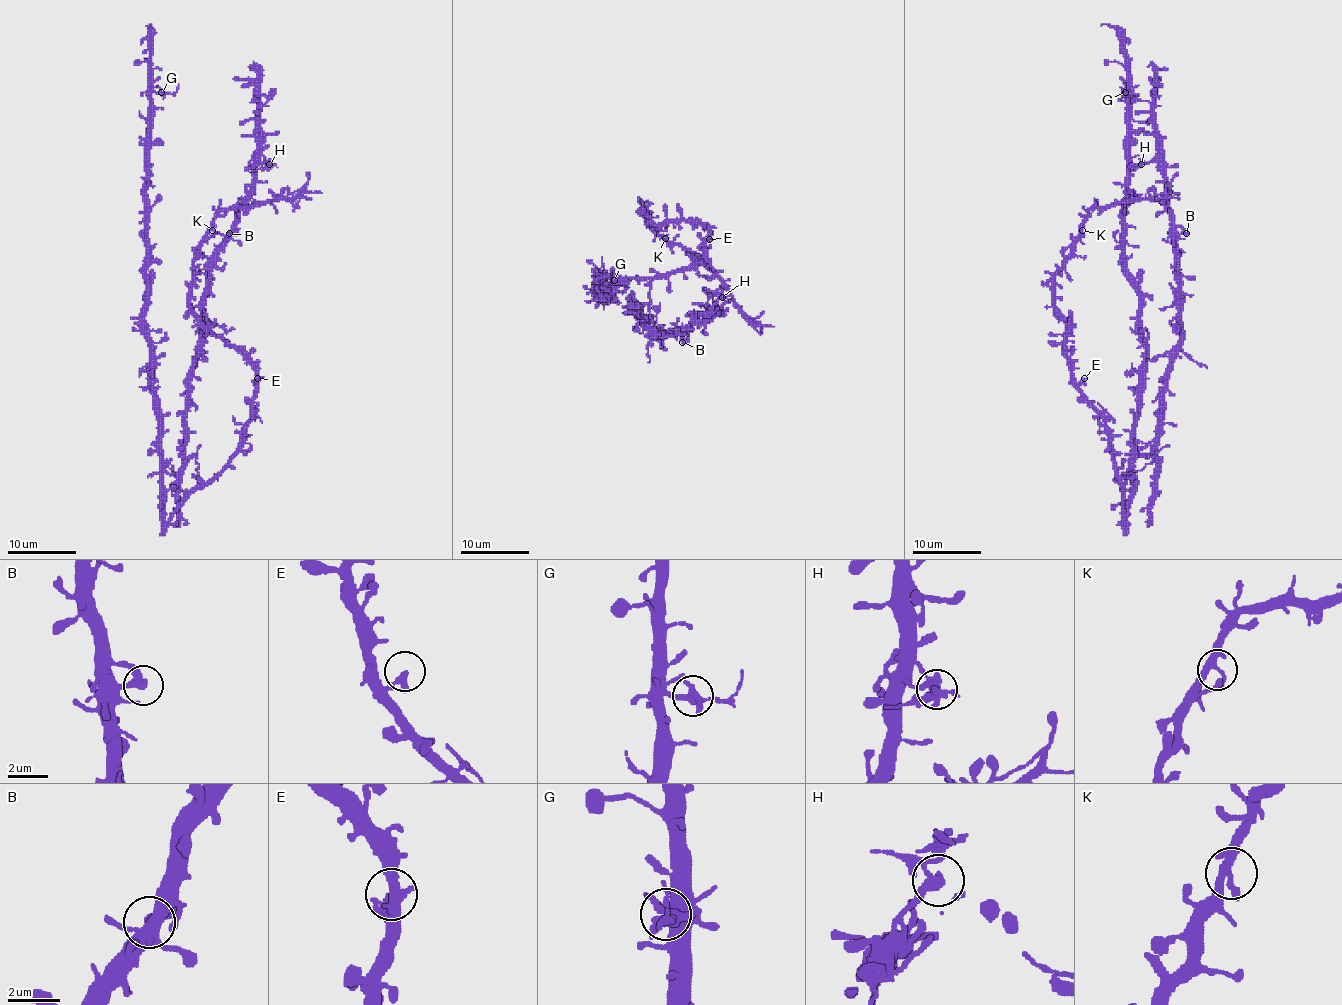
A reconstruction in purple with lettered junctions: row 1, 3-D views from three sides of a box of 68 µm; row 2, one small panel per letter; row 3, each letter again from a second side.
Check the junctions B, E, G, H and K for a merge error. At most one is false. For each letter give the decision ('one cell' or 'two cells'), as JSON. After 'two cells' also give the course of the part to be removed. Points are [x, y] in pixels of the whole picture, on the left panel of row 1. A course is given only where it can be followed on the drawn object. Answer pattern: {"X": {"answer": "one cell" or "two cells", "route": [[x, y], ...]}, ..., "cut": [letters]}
{"B": {"answer": "one cell"}, "E": {"answer": "one cell"}, "G": {"answer": "one cell"}, "H": {"answer": "two cells", "route": [[269, 164], [252, 170]]}, "K": {"answer": "one cell"}, "cut": ["H"]}

